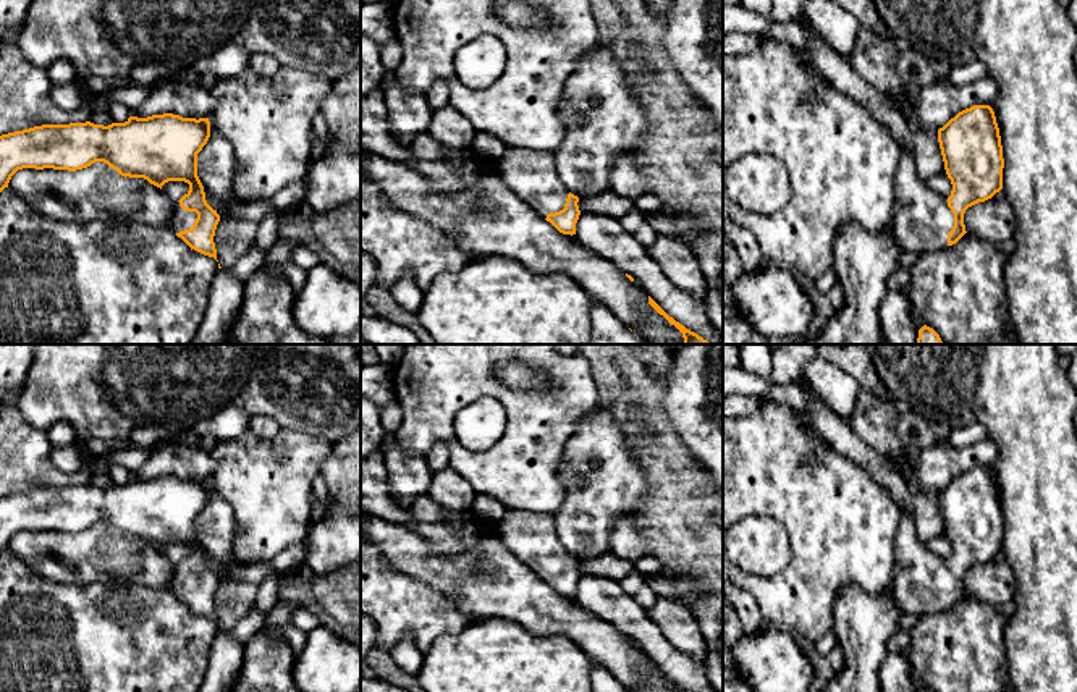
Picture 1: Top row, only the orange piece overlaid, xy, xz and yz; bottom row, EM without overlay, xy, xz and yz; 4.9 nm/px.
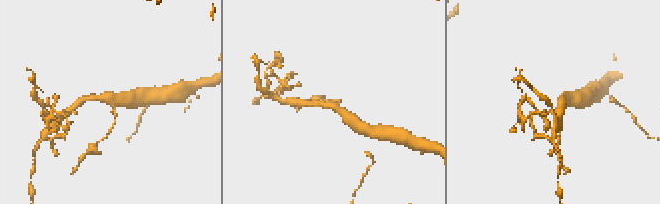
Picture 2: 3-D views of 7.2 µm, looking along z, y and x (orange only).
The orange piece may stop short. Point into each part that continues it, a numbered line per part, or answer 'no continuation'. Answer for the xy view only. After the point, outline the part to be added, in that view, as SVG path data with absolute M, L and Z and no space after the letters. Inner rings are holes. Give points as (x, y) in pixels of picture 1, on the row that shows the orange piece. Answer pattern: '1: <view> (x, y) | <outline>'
1: xy (181, 219) | M175 202L168 228L175 233L189 230L192 228L196 218L197 218L196 212L188 212L180 205L180 202Z

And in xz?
1: xz (532, 175) | M508 147L496 162L511 191L514 191L542 218L564 209L568 189L561 183L551 152Z

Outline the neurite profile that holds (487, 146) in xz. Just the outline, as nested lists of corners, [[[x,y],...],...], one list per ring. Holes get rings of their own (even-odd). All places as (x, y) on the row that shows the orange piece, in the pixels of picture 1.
[[[475,133],[471,149],[487,160],[498,162],[508,146],[492,134]]]

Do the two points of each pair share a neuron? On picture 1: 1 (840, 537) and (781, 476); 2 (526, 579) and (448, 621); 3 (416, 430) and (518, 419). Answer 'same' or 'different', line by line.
1: same
2: different
3: same

